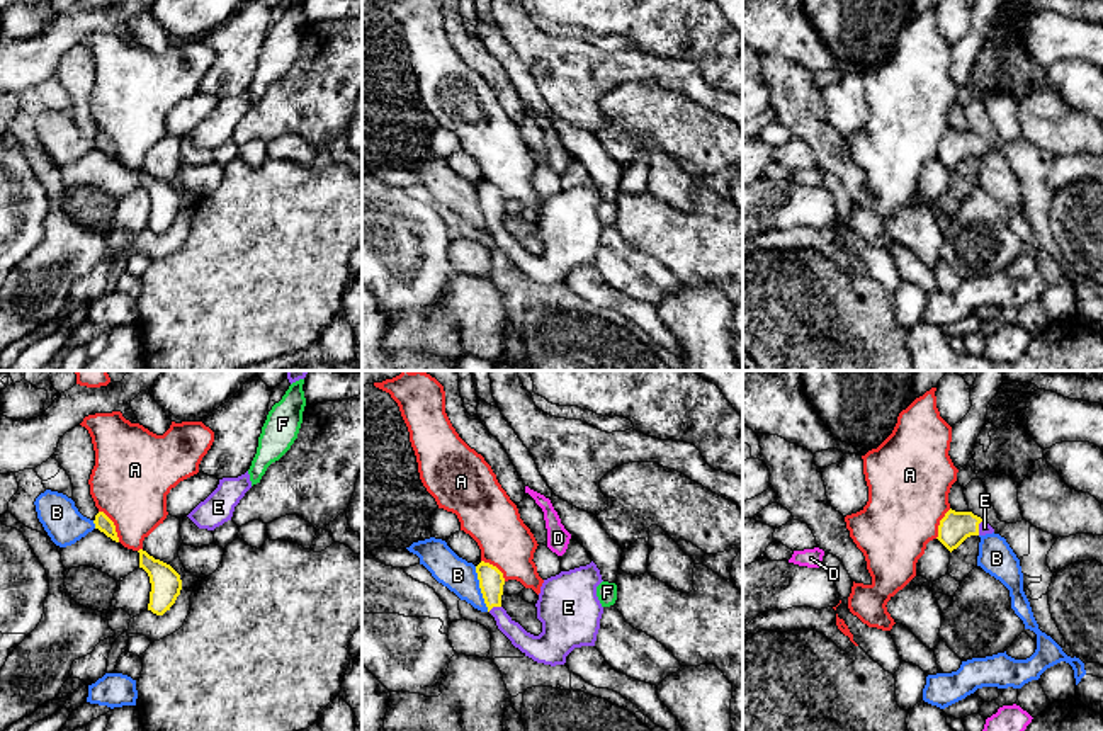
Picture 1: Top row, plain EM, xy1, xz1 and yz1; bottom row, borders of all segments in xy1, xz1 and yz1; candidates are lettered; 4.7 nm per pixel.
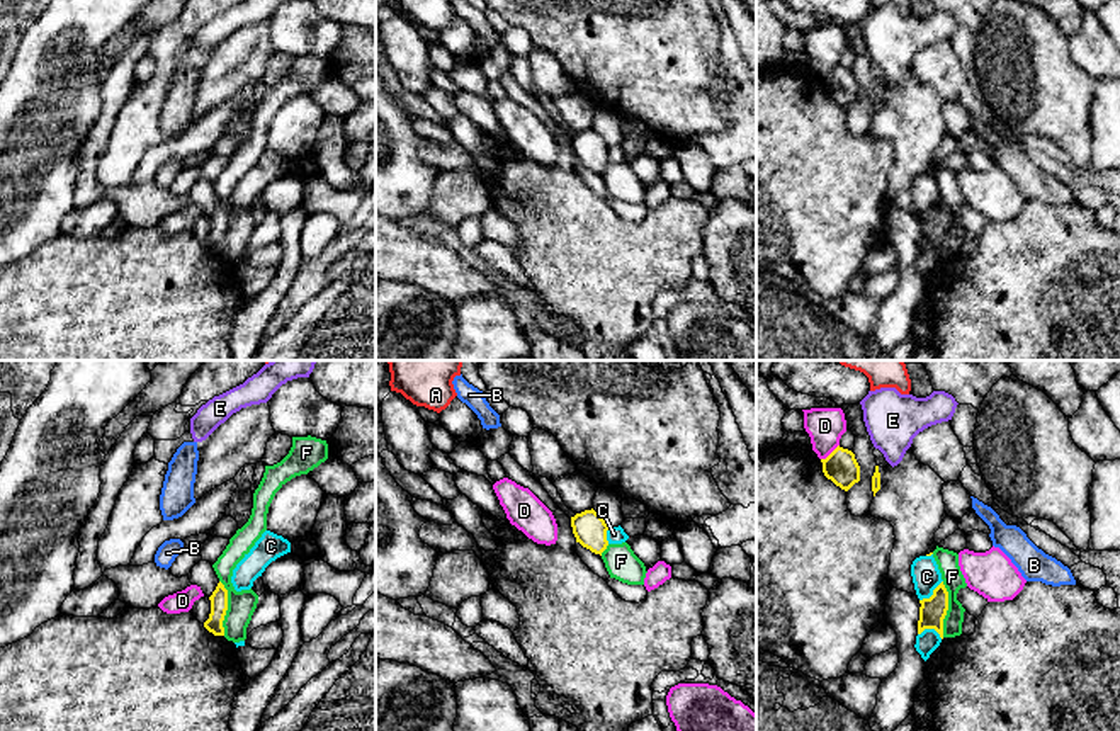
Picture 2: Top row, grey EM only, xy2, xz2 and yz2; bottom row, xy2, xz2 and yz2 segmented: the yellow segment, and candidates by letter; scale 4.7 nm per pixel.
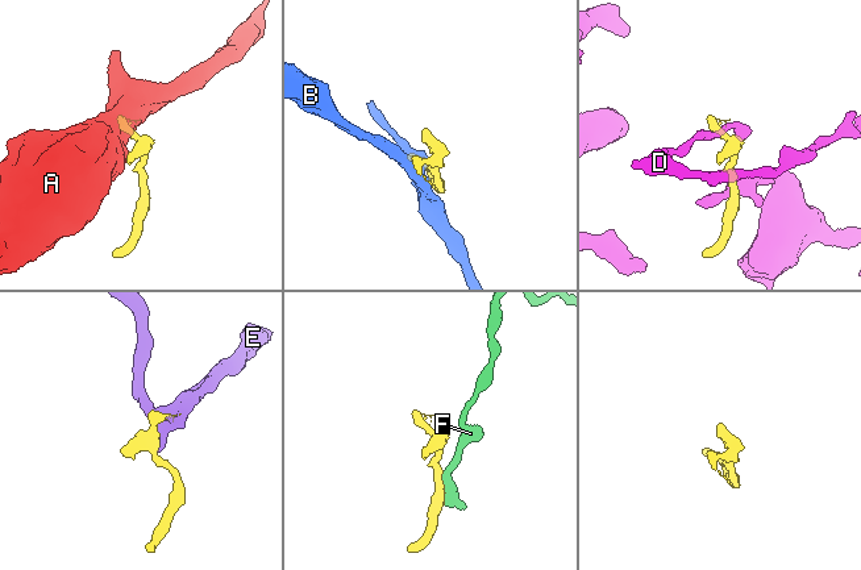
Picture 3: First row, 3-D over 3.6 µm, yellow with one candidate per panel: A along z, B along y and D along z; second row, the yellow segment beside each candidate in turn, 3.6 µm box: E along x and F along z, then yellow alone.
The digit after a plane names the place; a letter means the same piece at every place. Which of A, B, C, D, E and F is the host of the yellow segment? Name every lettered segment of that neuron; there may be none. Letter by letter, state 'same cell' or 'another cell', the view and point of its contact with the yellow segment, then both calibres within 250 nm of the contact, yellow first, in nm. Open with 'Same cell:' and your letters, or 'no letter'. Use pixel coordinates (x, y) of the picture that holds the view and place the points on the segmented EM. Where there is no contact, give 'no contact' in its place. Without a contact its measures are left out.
Same cell: E
A: another cell | xy1 (114, 526) | 80/380 nm
B: another cell | xz1 (480, 587) | 120/160 nm
C: another cell | yz2 (933, 594) | 130/140 nm
D: another cell | yz2 (831, 453) | 160/180 nm
E: same cell | xz1 (493, 606) | 120/100 nm
F: another cell | yz2 (947, 609) | 130/100 nm

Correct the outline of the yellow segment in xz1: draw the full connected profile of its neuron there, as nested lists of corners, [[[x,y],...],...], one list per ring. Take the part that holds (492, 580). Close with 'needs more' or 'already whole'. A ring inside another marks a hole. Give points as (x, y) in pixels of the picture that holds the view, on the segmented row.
[[[484,561],[476,566],[476,573],[488,612],[525,656],[556,666],[564,665],[574,648],[595,646],[603,614],[597,586],[603,580],[593,561],[544,580],[535,604],[542,622],[539,636],[527,632],[501,607],[503,573]]]; needs more

